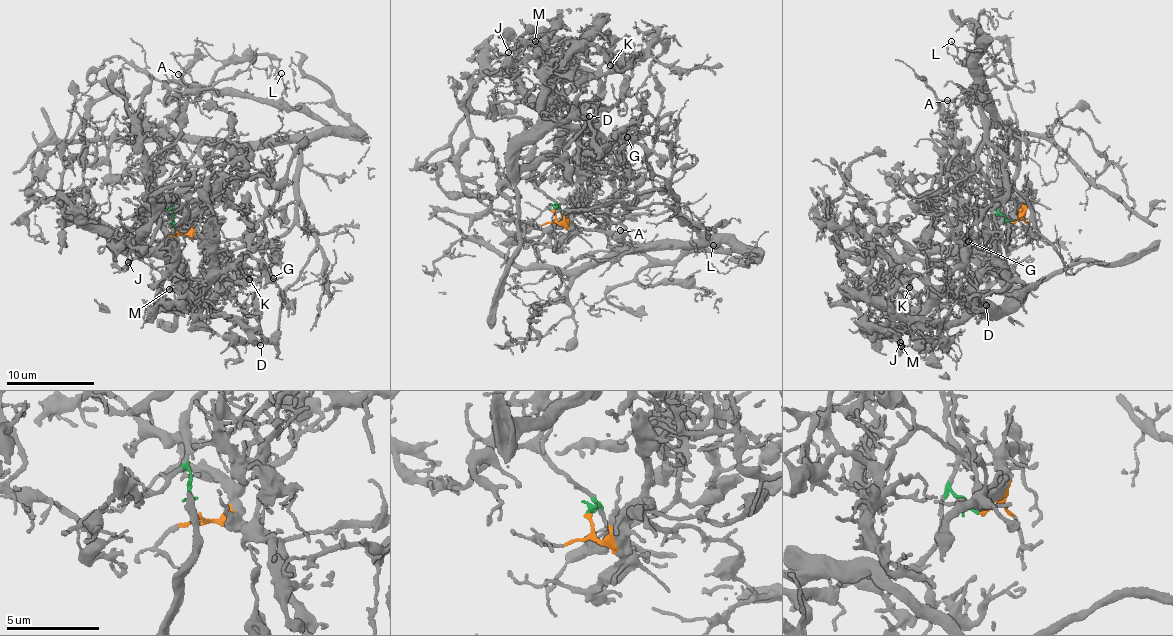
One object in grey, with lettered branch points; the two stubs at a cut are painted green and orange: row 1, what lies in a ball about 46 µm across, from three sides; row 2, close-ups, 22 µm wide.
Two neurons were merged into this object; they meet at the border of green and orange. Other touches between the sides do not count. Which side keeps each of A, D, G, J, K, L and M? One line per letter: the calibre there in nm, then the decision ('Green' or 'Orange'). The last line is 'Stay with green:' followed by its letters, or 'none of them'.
A: Thickness 170 nm. Green
D: Thickness 170 nm. Orange
G: Thickness 160 nm. Orange
J: Thickness 150 nm. Orange
K: Thickness 160 nm. Orange
L: Thickness 100 nm. Green
M: Thickness 130 nm. Orange
Stay with green: A, L

